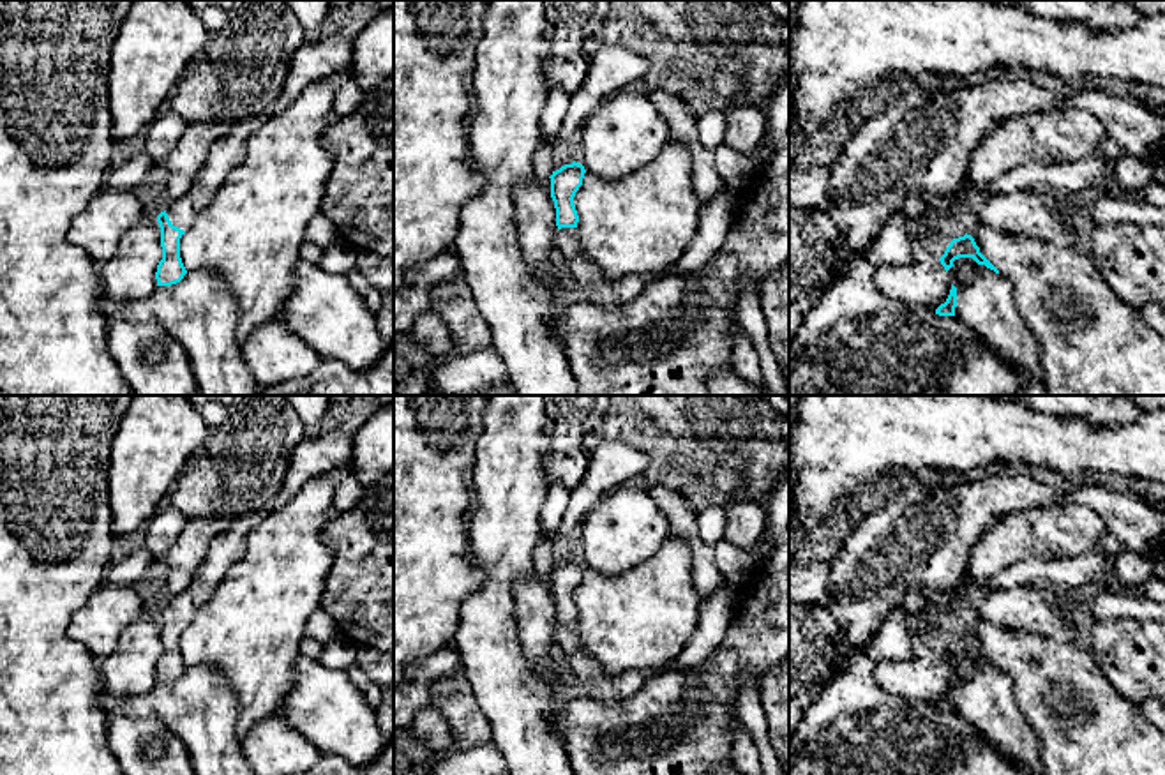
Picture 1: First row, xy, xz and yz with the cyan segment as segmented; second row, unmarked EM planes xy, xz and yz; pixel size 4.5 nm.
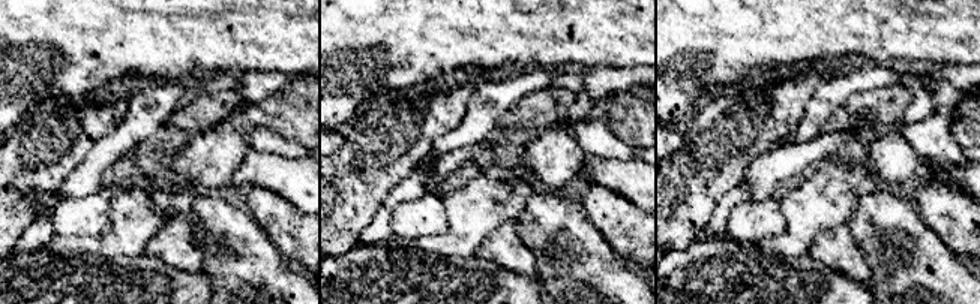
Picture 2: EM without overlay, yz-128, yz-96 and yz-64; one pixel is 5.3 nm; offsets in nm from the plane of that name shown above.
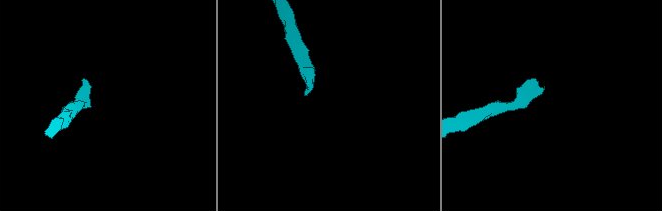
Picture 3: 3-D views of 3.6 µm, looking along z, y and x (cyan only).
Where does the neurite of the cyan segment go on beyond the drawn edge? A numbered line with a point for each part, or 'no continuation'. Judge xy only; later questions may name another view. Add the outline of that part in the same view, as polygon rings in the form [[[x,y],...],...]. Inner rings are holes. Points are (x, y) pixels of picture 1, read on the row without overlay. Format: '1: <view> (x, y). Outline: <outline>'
1: xy (226, 548). Outline: [[[263,514],[235,519],[229,528],[212,538],[201,567],[192,576],[187,590],[175,595],[166,606],[173,621],[187,625],[194,614],[210,600],[226,570],[244,556],[247,526],[259,521]]]

